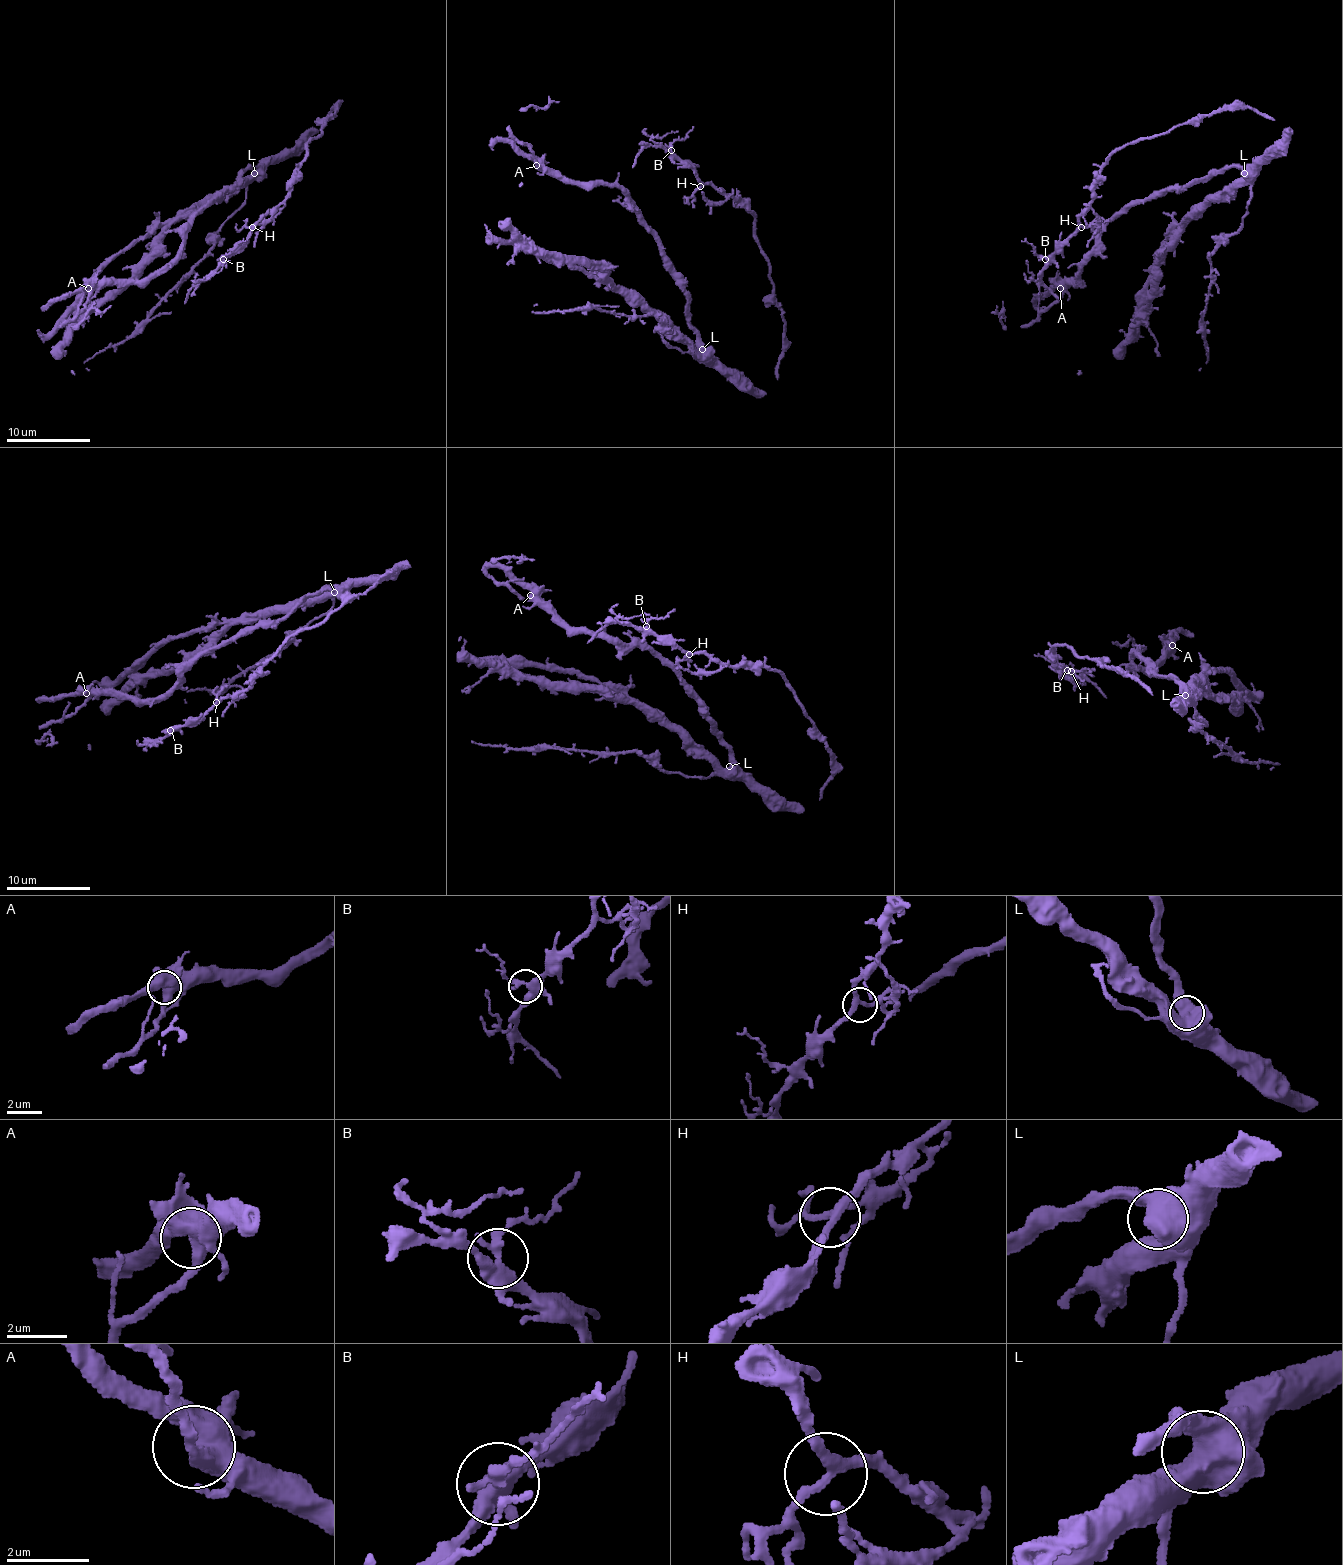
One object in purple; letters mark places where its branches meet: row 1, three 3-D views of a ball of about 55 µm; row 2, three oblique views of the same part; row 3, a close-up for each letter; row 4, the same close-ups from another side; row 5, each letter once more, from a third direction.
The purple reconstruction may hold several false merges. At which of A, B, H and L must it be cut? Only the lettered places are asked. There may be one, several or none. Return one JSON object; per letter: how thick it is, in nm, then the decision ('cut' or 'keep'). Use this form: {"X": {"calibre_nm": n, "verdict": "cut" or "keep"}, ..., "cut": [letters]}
{"A": {"calibre_nm": 550, "verdict": "keep"}, "B": {"calibre_nm": 400, "verdict": "keep"}, "H": {"calibre_nm": 240, "verdict": "keep"}, "L": {"calibre_nm": 650, "verdict": "keep"}, "cut": []}

